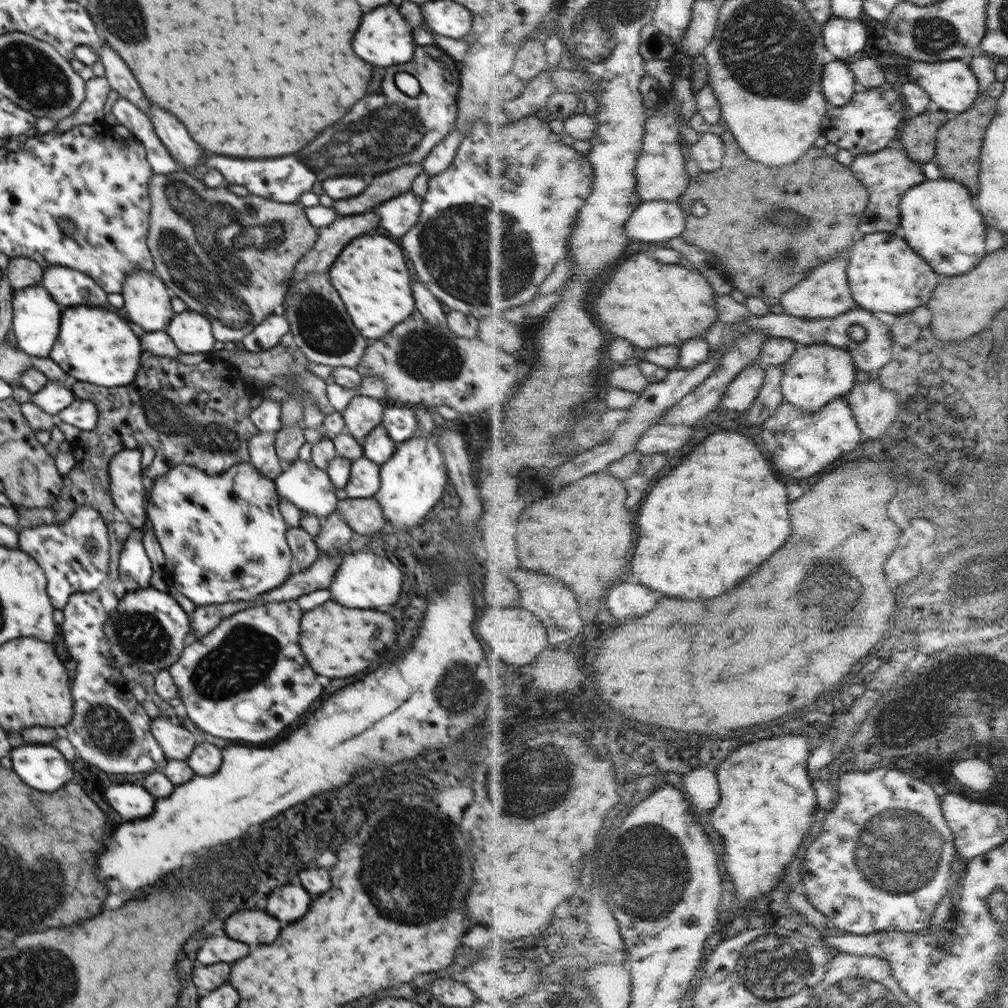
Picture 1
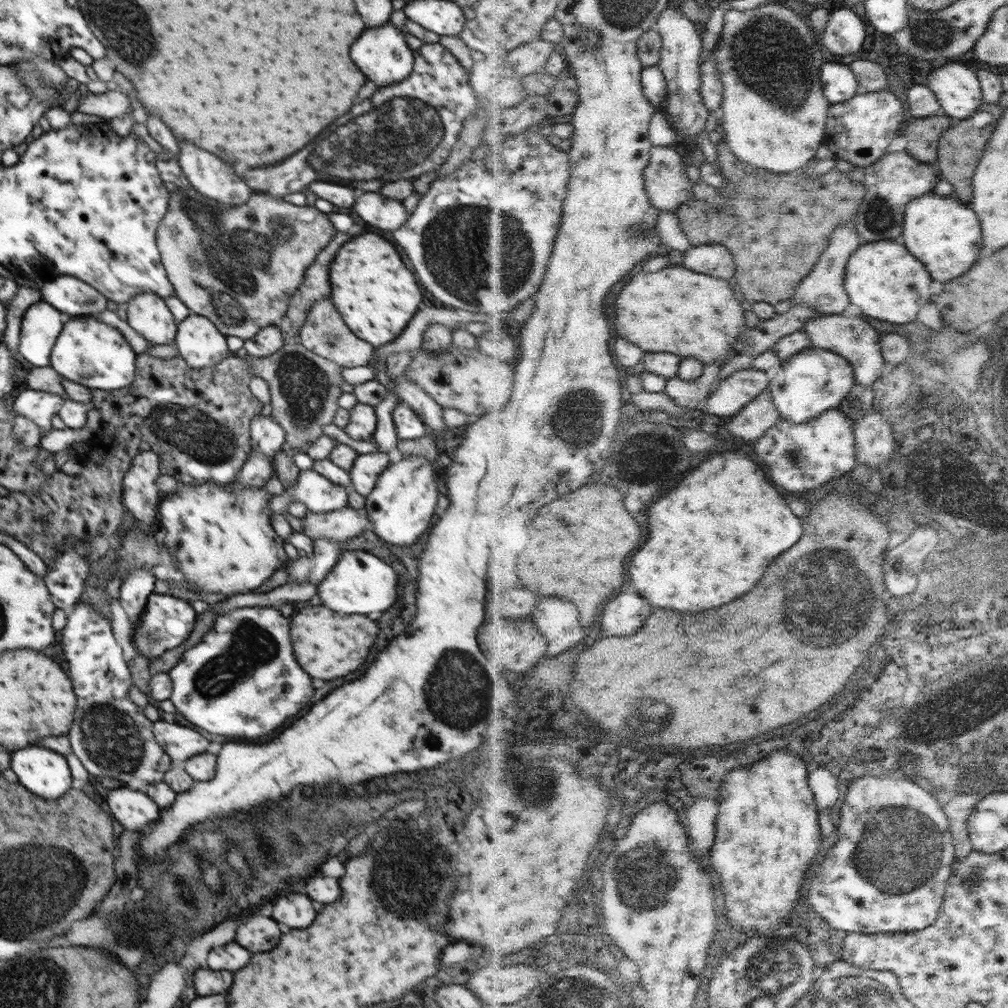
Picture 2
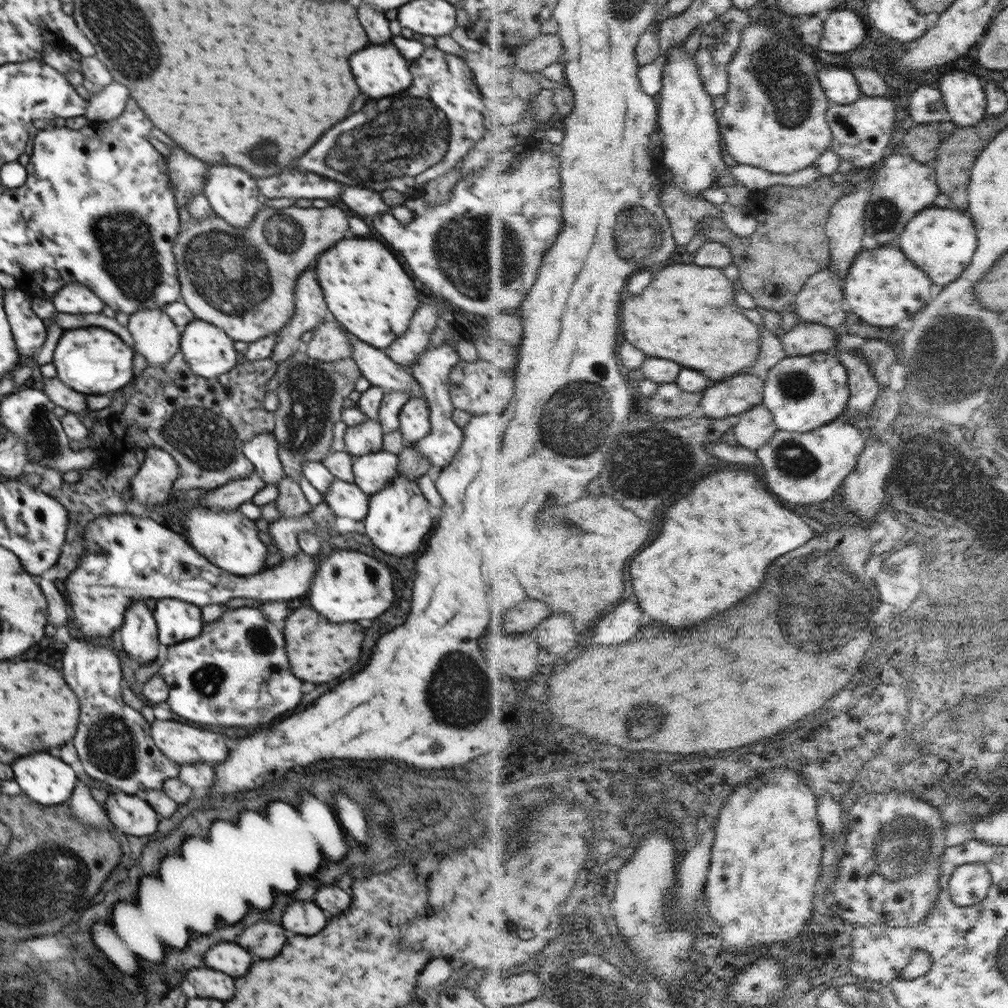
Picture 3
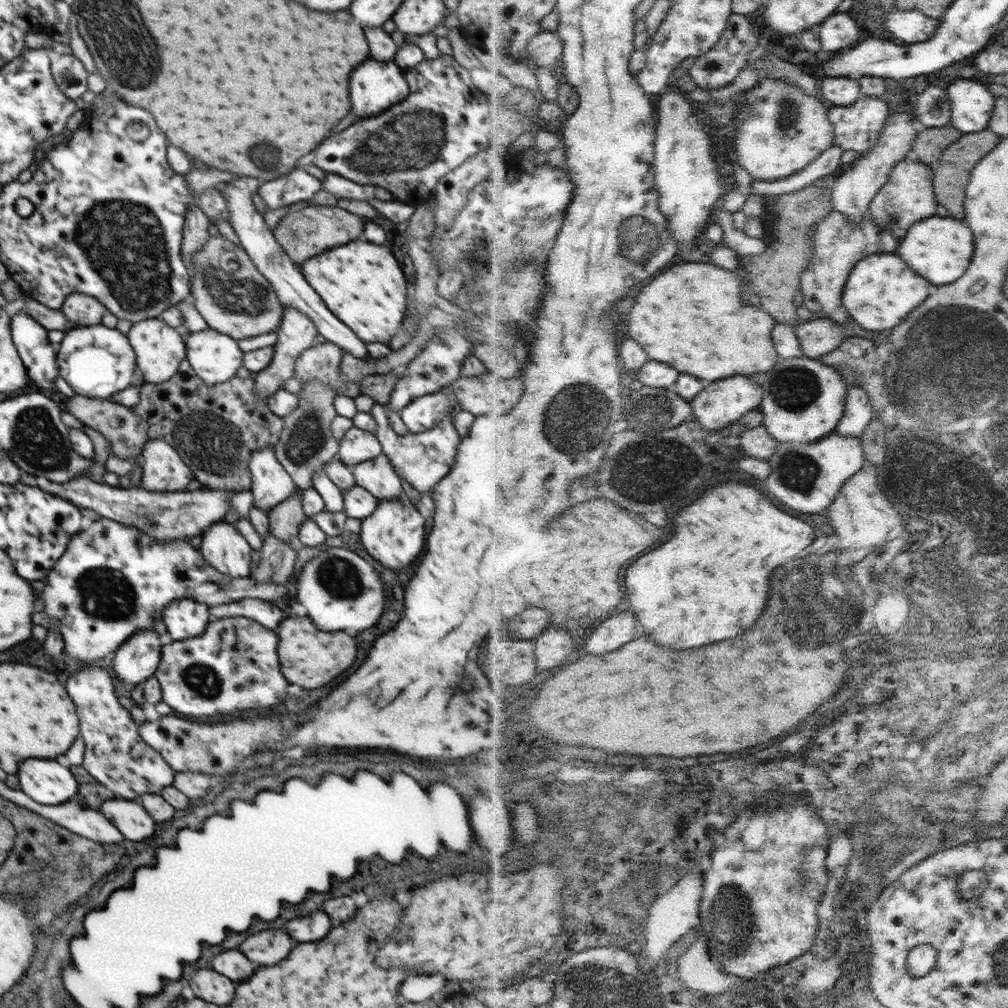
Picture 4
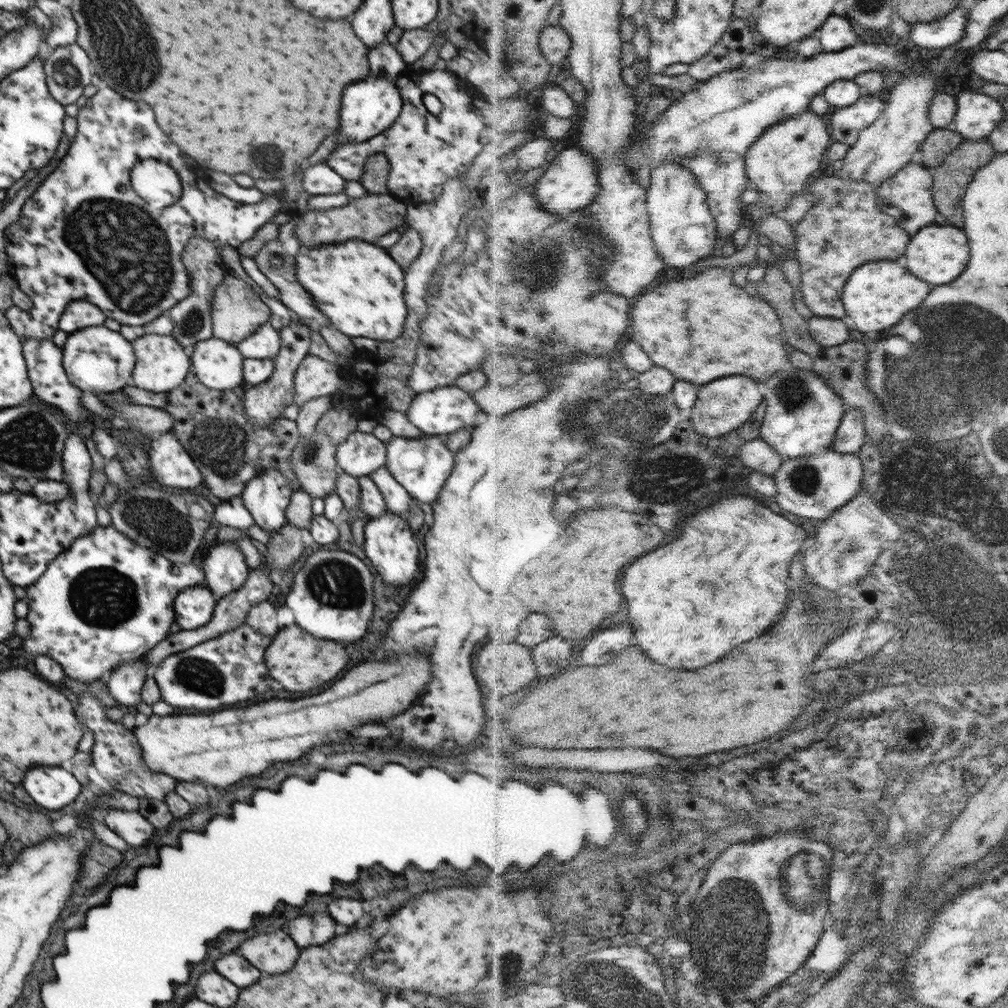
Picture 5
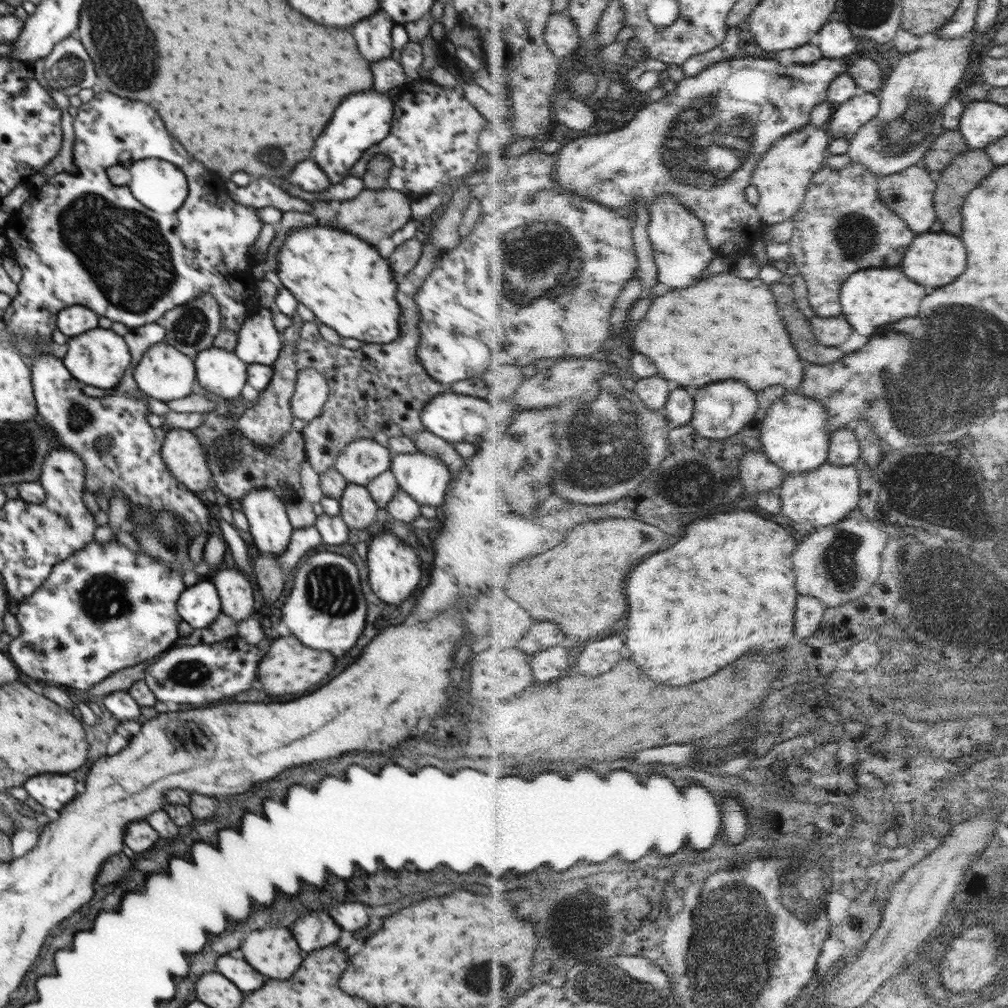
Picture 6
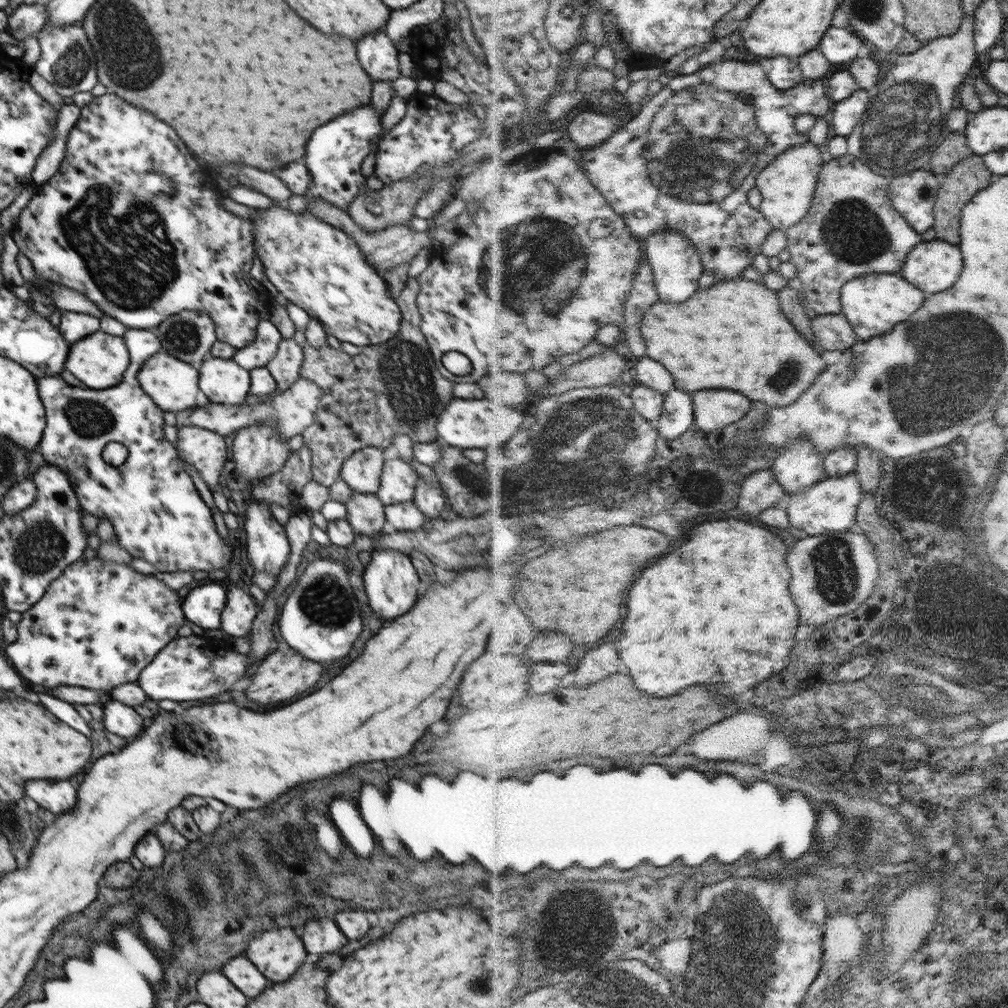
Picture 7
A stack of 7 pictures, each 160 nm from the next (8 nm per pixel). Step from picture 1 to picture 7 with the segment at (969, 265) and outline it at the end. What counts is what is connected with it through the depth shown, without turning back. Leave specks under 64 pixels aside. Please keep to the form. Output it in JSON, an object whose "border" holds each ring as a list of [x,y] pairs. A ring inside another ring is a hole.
{"border":[[[940,238],[922,241],[906,263],[904,277],[926,290],[936,294],[950,288],[962,272],[961,247]]]}

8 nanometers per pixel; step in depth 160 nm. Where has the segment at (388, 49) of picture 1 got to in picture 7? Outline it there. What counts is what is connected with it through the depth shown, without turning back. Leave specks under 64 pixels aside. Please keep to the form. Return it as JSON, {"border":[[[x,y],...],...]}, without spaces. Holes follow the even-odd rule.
{"border":[[[372,106],[356,108],[350,114],[338,116],[336,120],[320,126],[314,130],[314,134],[308,140],[306,146],[306,168],[313,183],[307,188],[306,196],[294,194],[289,198],[288,209],[296,214],[309,210],[311,199],[321,198],[340,210],[348,211],[350,203],[366,188],[366,177],[362,175],[362,161],[370,152],[372,144],[379,140],[382,132],[382,113],[376,113]]]}

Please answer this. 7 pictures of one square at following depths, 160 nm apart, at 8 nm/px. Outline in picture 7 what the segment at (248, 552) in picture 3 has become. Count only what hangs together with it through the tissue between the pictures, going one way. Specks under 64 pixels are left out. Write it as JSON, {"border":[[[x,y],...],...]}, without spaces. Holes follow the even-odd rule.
{"border":[[[224,586],[226,606],[222,611],[221,630],[231,638],[249,636],[259,613],[255,598],[248,590],[238,586]]]}

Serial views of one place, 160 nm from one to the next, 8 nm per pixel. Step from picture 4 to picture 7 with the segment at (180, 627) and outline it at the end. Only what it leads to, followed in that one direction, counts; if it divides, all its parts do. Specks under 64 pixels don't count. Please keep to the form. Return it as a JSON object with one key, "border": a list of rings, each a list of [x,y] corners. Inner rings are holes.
{"border":[[[206,582],[206,586],[191,586],[184,604],[181,603],[185,618],[202,629],[221,628],[222,611],[226,606],[224,589],[224,586],[210,582]]]}

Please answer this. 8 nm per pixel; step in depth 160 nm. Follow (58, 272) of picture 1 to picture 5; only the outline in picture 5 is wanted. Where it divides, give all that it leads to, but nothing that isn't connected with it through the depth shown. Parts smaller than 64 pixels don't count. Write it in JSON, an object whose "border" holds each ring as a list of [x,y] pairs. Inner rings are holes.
{"border":[[[72,302],[66,305],[62,316],[59,318],[59,329],[67,335],[76,332],[78,328],[86,326],[100,326],[106,320],[102,310],[90,302]]]}

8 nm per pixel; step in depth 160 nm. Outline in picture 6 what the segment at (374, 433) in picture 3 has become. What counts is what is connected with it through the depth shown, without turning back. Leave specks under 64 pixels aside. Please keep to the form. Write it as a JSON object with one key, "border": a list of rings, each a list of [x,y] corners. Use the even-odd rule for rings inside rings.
{"border":[[[370,438],[349,442],[333,468],[347,481],[366,487],[368,482],[391,468],[392,453]]]}

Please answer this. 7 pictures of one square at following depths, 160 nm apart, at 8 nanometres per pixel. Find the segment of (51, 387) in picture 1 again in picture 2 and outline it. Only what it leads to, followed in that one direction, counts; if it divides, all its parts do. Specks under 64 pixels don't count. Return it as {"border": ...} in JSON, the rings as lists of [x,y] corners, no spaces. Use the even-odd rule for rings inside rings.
{"border":[[[22,387],[11,405],[15,414],[21,414],[39,426],[41,434],[48,434],[52,429],[52,416],[58,414],[64,398],[59,394],[50,394],[41,390]]]}

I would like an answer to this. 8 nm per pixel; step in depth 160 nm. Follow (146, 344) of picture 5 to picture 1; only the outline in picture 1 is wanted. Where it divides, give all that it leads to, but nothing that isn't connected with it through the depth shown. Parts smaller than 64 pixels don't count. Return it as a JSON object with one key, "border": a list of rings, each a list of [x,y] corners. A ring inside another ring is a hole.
{"border":[[[139,268],[126,277],[122,296],[128,320],[141,326],[146,333],[166,330],[175,312],[164,281],[152,270]]]}

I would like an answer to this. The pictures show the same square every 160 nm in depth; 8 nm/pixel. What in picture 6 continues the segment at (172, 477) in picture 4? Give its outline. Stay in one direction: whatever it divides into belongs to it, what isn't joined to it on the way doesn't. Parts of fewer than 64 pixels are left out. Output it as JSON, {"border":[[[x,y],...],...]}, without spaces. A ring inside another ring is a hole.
{"border":[[[172,429],[166,432],[161,454],[166,468],[188,490],[200,495],[214,489],[206,462],[206,449],[191,430]]]}

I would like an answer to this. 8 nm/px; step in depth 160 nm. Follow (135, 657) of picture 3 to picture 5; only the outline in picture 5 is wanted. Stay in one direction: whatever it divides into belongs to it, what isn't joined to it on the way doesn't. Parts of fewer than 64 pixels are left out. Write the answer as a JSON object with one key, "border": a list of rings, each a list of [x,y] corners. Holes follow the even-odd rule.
{"border":[[[145,656],[133,658],[131,662],[125,662],[115,668],[108,680],[108,690],[111,698],[117,705],[136,706],[141,701],[141,688],[148,674]]]}

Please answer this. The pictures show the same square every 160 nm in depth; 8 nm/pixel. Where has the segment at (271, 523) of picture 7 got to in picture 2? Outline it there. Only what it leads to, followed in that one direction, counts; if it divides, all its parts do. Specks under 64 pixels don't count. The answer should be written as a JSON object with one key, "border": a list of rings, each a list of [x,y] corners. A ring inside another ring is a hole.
{"border":[[[257,415],[250,425],[251,450],[274,460],[274,455],[285,448],[284,429],[271,417]]]}

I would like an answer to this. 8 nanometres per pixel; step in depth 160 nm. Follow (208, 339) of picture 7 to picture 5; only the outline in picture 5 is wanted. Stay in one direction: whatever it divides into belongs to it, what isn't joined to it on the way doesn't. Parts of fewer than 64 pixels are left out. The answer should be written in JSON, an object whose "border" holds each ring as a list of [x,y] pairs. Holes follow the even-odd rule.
{"border":[[[193,236],[188,241],[181,260],[188,269],[191,278],[191,291],[184,300],[167,310],[166,315],[173,324],[171,335],[180,343],[180,346],[190,350],[198,342],[213,337],[211,306],[213,306],[215,288],[223,283],[226,271],[218,248],[214,246],[211,240],[203,236]]]}

